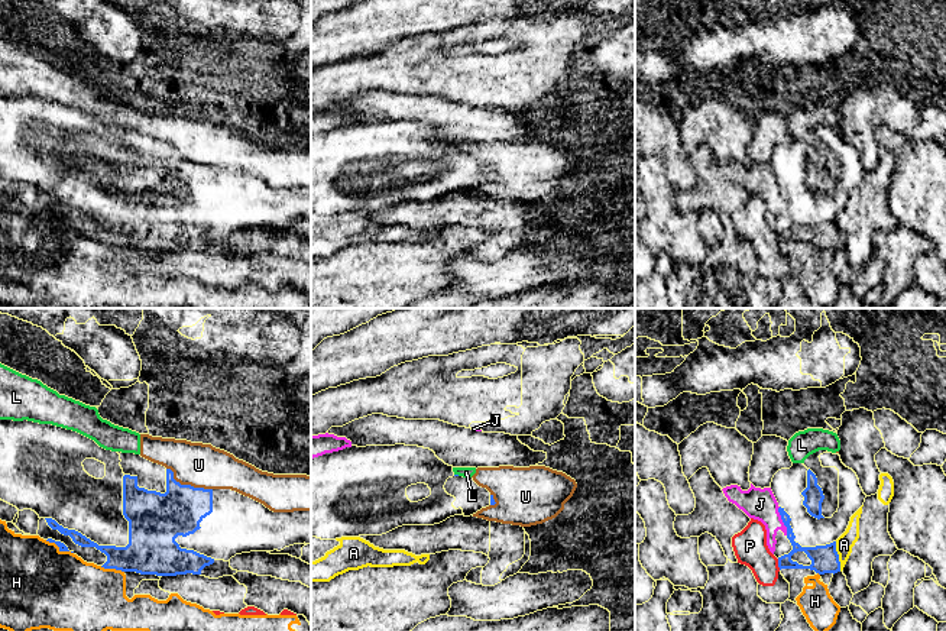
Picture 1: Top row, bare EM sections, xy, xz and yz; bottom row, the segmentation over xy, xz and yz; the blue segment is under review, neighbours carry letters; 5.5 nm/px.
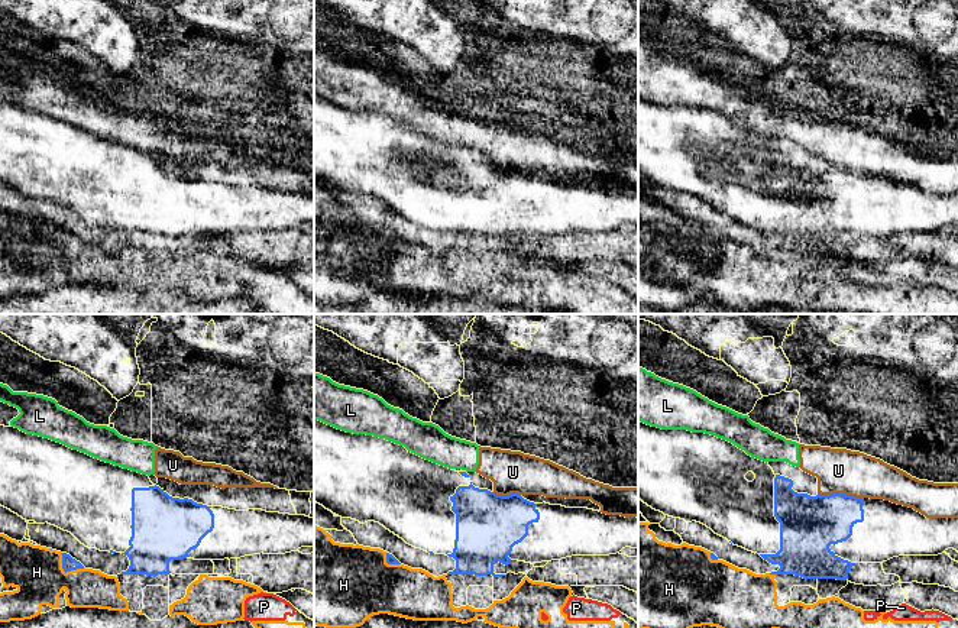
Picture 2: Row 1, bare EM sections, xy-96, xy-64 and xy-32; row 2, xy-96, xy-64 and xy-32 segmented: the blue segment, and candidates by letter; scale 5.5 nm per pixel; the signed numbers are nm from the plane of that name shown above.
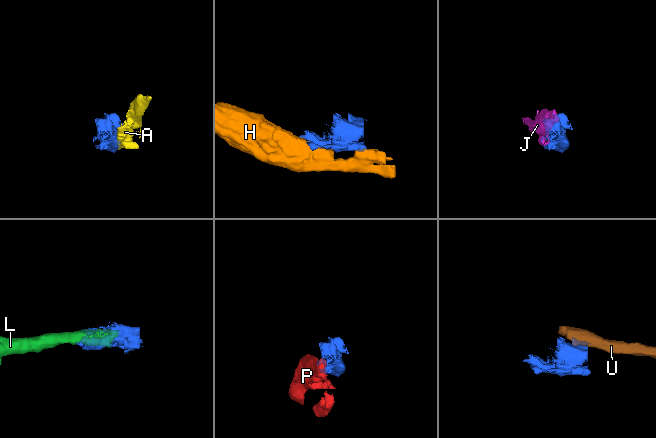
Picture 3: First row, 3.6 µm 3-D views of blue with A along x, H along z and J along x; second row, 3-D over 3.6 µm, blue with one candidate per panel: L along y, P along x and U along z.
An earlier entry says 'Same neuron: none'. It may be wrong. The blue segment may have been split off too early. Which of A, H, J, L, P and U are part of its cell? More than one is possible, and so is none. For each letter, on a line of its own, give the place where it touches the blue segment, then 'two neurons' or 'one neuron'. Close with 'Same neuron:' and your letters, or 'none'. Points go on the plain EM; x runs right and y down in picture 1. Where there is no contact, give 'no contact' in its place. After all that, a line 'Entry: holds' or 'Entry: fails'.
A: meets blue in yz at (838, 232); two neurons
H: meets blue in xy at (112, 243); two neurons
J: meets blue in yz at (783, 197); two neurons
L: meets blue in xz at (457, 151); two neurons
P: meets blue in yz at (778, 240); two neurons
U: meets blue in xy at (187, 161); two neurons
Same neuron: none
Entry: holds

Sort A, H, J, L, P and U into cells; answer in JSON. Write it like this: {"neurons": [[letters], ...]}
{"neurons": [["A"], ["H", "P"], ["J"], ["L", "U"]]}

